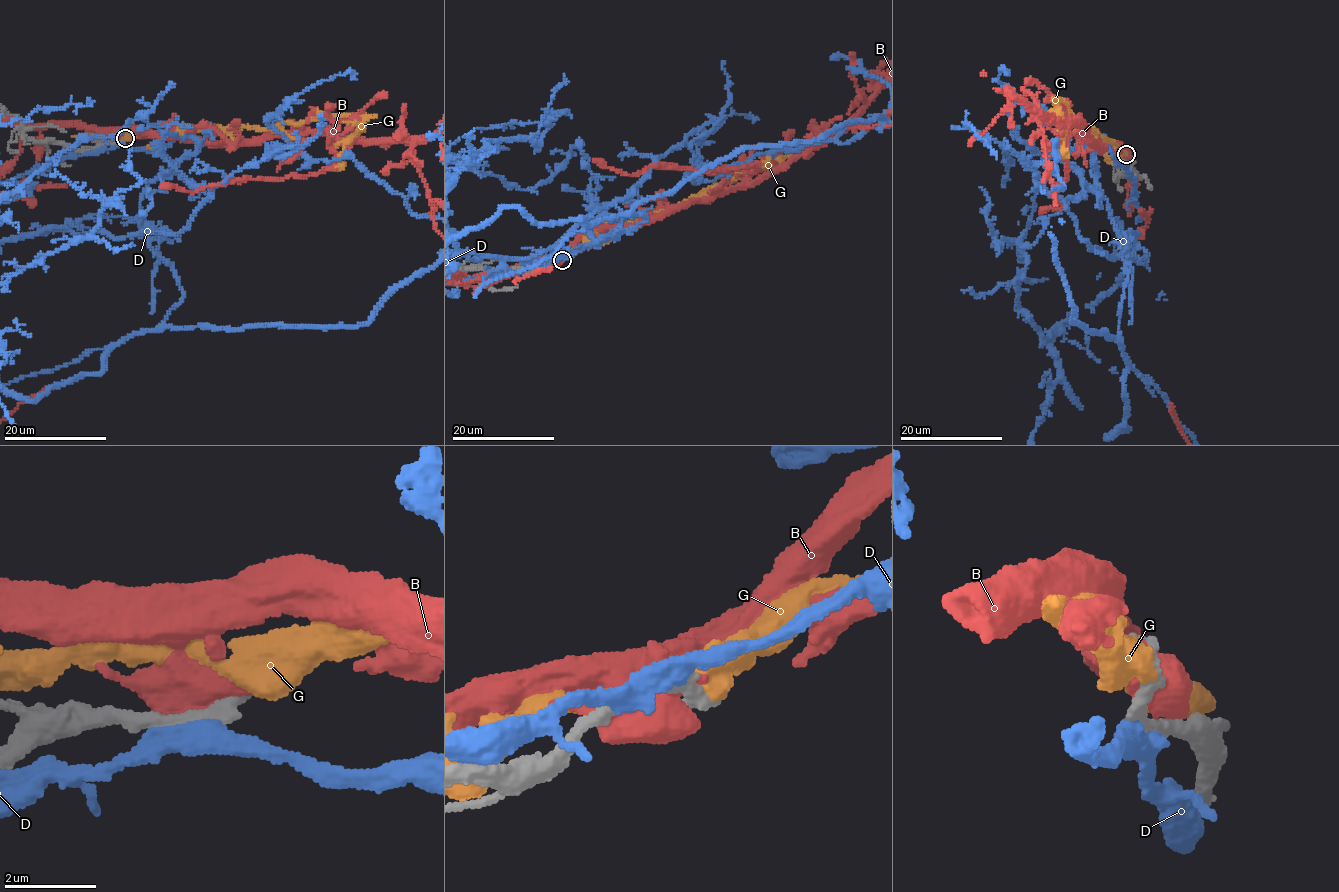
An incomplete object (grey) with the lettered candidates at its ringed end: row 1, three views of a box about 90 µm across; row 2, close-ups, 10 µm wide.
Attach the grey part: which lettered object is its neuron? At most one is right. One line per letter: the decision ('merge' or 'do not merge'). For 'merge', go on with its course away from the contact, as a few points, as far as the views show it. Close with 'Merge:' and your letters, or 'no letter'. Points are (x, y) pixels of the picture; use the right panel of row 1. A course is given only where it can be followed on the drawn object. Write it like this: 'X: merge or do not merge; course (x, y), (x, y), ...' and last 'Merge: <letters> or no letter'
B: do not merge
D: do not merge
G: do not merge
Merge: no letter

